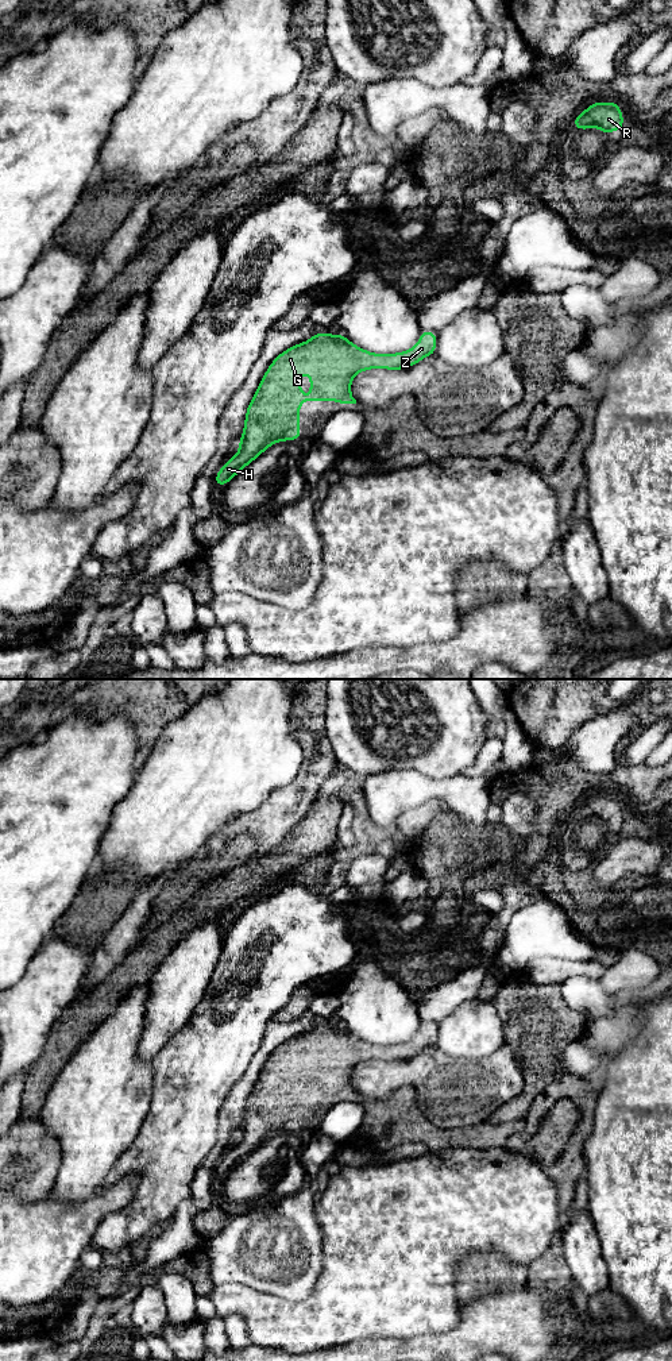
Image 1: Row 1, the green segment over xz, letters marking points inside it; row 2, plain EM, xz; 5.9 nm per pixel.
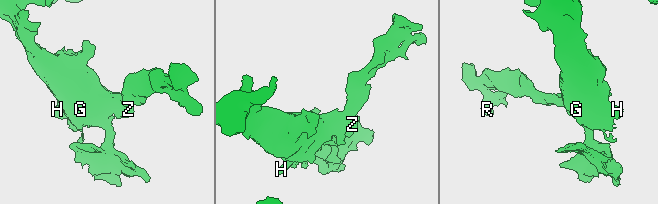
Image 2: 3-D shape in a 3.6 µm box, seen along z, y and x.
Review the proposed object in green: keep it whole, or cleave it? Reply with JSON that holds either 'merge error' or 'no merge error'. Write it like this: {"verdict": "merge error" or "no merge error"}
{"verdict": "no merge error"}

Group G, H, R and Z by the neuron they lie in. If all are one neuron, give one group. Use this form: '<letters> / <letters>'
G H R Z

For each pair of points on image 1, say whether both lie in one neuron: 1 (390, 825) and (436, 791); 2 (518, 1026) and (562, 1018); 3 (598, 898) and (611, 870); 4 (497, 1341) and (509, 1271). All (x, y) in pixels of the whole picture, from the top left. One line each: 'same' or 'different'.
1: same
2: same
3: different
4: different

